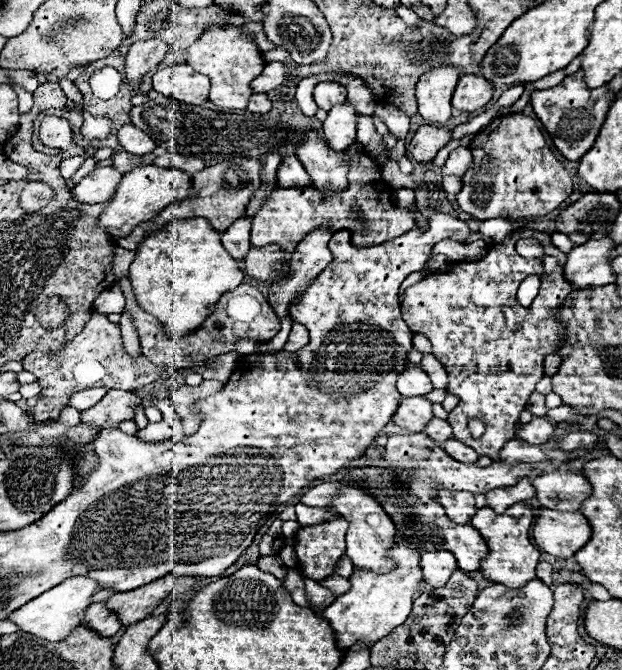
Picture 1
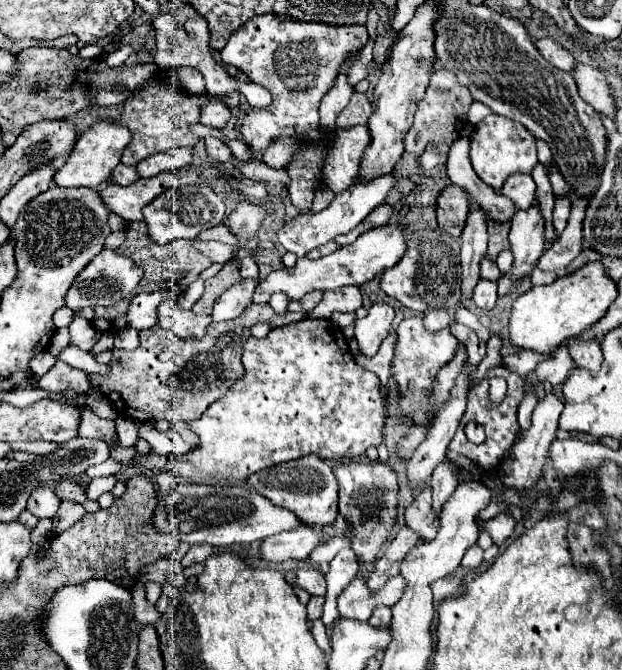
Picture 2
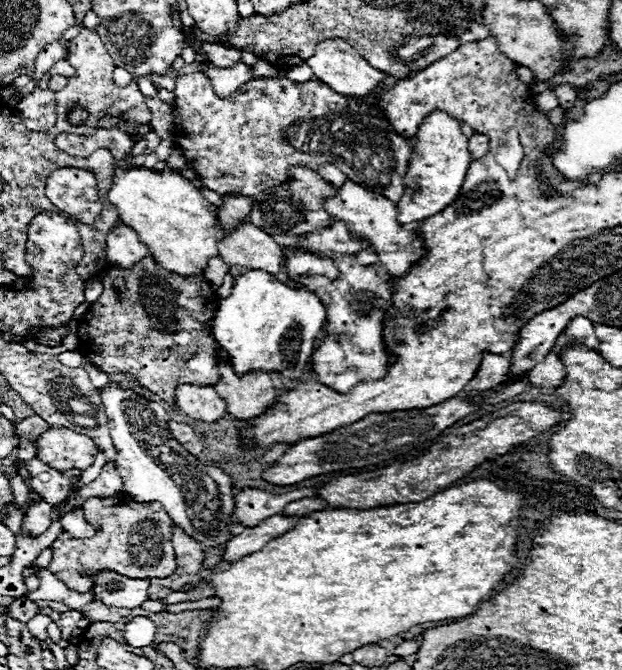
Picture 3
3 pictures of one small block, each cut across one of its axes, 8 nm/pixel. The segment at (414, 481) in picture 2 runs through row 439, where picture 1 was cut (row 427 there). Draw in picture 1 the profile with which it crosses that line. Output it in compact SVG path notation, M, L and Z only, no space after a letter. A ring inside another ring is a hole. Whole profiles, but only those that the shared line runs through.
M432 418L432 420L426 424L424 432L426 432L428 436L432 436L432 440L436 440L436 442L440 444L440 442L448 440L448 436L452 436L452 426L450 426L446 420Z

